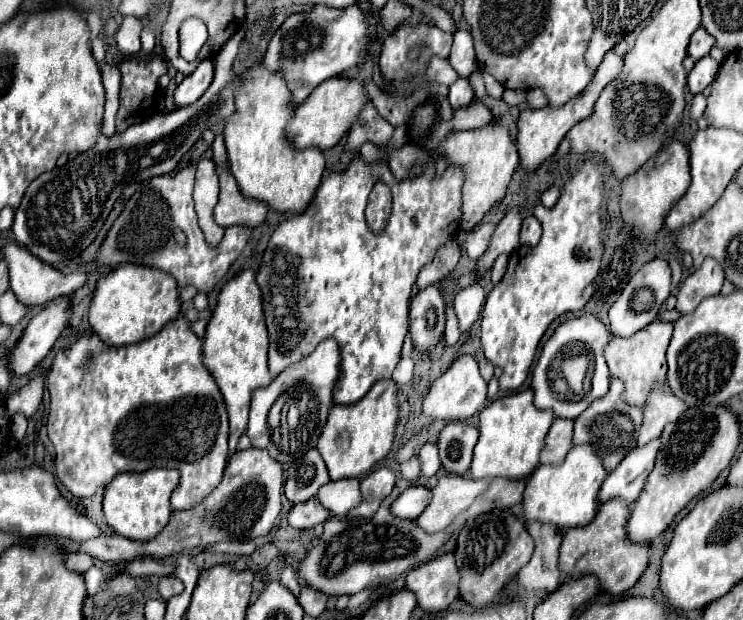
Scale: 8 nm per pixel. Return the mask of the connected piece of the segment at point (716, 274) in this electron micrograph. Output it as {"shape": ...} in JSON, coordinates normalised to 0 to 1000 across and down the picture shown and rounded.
{"shape":[[[952,415],[943,434],[930,440],[914,463],[908,498],[914,505],[930,505],[949,479],[965,476],[973,463],[973,453],[976,453],[973,431],[960,415]]]}

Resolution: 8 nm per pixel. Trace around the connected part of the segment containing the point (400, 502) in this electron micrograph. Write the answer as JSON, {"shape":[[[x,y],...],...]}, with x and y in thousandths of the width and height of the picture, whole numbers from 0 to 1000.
{"shape":[[[553,782],[550,789],[545,789],[545,795],[537,798],[537,805],[529,811],[526,824],[529,824],[534,834],[559,837],[559,834],[564,834],[564,827],[569,827],[569,821],[575,818],[575,802],[580,802],[580,789],[577,789],[577,785]]]}

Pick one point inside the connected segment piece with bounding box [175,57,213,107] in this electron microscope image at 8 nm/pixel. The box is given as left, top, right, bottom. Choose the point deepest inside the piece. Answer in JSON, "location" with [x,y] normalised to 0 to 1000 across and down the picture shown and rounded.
{"location":[256,144]}

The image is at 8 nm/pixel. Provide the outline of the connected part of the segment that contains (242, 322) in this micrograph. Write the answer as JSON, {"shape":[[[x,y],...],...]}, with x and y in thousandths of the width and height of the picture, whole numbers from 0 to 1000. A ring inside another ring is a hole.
{"shape":[[[324,437],[300,460],[273,547],[276,592],[289,608],[308,666],[308,734],[316,731],[319,708],[330,698],[341,631],[357,624],[367,611],[359,595],[359,560],[362,544],[354,511],[351,469],[343,456],[343,440]]]}

